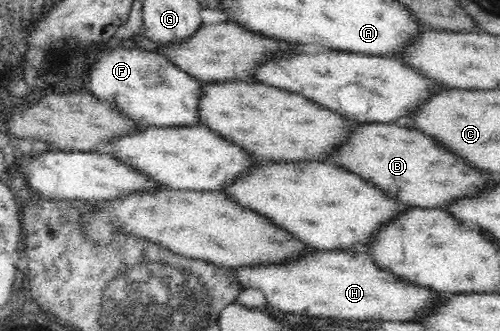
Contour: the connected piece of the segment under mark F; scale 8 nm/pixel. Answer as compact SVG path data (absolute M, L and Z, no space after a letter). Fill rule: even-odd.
M144 48L106 49L96 52L93 67L86 73L85 87L96 98L110 102L124 116L138 122L142 127L188 127L200 124L200 95L202 81L190 76L160 52Z

